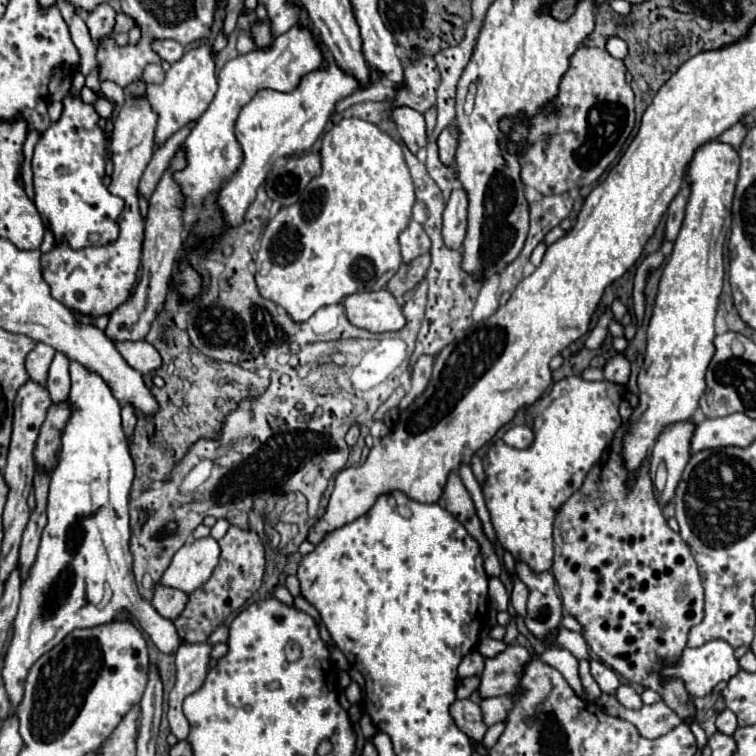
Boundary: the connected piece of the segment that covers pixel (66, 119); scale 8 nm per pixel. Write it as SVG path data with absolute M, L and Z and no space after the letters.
M68 95L62 101L64 109L58 121L54 121L40 137L40 141L34 147L32 157L32 173L34 173L34 205L42 217L42 223L48 231L54 233L56 245L66 241L72 249L84 249L84 247L102 247L108 243L114 243L118 239L118 217L124 209L124 201L120 197L114 197L106 185L106 159L112 157L110 141L104 135L104 129L98 125L100 115L96 113L94 105L84 103L80 95Z

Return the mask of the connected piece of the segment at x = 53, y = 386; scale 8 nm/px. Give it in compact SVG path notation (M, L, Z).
M60 351L52 359L52 365L48 369L48 381L46 381L52 403L60 403L60 401L68 399L68 391L70 391L68 363L70 363L70 359Z

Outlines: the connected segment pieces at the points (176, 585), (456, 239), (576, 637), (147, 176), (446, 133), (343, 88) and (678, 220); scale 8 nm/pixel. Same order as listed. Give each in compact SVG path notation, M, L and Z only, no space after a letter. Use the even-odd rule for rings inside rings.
M212 537L196 539L192 545L184 545L172 559L160 583L184 593L192 593L202 587L220 559L218 541Z
M456 189L450 195L450 201L444 209L444 227L442 237L448 249L460 249L464 237L466 237L466 207L468 199L464 189Z
M562 625L558 627L558 635L556 635L556 643L564 649L568 649L576 659L590 659L590 653L588 653L588 645L584 641L584 637L580 633L574 633L574 631L568 631L564 629Z
M196 121L184 125L180 131L176 131L176 133L174 133L174 135L172 135L172 137L170 137L170 139L154 153L154 157L152 157L152 161L148 163L148 167L146 167L146 171L144 171L142 179L140 179L140 185L138 185L138 191L140 191L146 199L154 193L156 183L160 181L160 177L162 177L164 169L168 167L170 159L174 157L176 149L186 141L188 133L192 131L192 125L196 125Z
M450 125L448 129L444 129L438 135L438 153L440 153L440 161L444 161L444 165L454 165L454 155L456 155L456 137L460 133L456 133L456 125Z
M328 57L328 63L328 69L316 69L308 73L294 91L278 93L262 89L248 105L242 107L236 119L236 139L242 145L244 161L218 195L218 205L222 207L228 225L240 225L244 221L244 213L256 199L256 191L264 183L274 161L308 151L322 135L330 115L334 113L336 101L358 89L358 81L342 73L334 65L332 57Z
M686 181L682 185L680 193L672 199L672 203L668 207L668 219L666 219L666 239L668 241L672 241L680 231L680 225L684 221L684 209L688 203L688 193L690 193L690 183Z

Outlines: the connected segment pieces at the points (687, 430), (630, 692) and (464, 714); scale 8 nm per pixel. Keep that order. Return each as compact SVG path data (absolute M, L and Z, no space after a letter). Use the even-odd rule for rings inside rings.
M692 419L680 421L666 425L664 431L658 435L656 445L652 449L652 459L650 459L650 475L656 473L656 465L664 459L666 469L668 469L668 481L664 491L658 495L660 505L666 505L674 497L674 489L682 477L682 471L690 459L690 441L694 437L696 423Z
M620 685L616 689L616 699L628 707L628 709L640 709L642 707L642 701L640 701L640 695L630 687L630 685Z
M462 699L462 701L456 701L452 707L450 707L450 713L456 721L456 725L474 741L474 743L482 743L484 739L484 733L486 733L486 725L484 725L484 719L482 719L482 709L470 701L470 699Z

